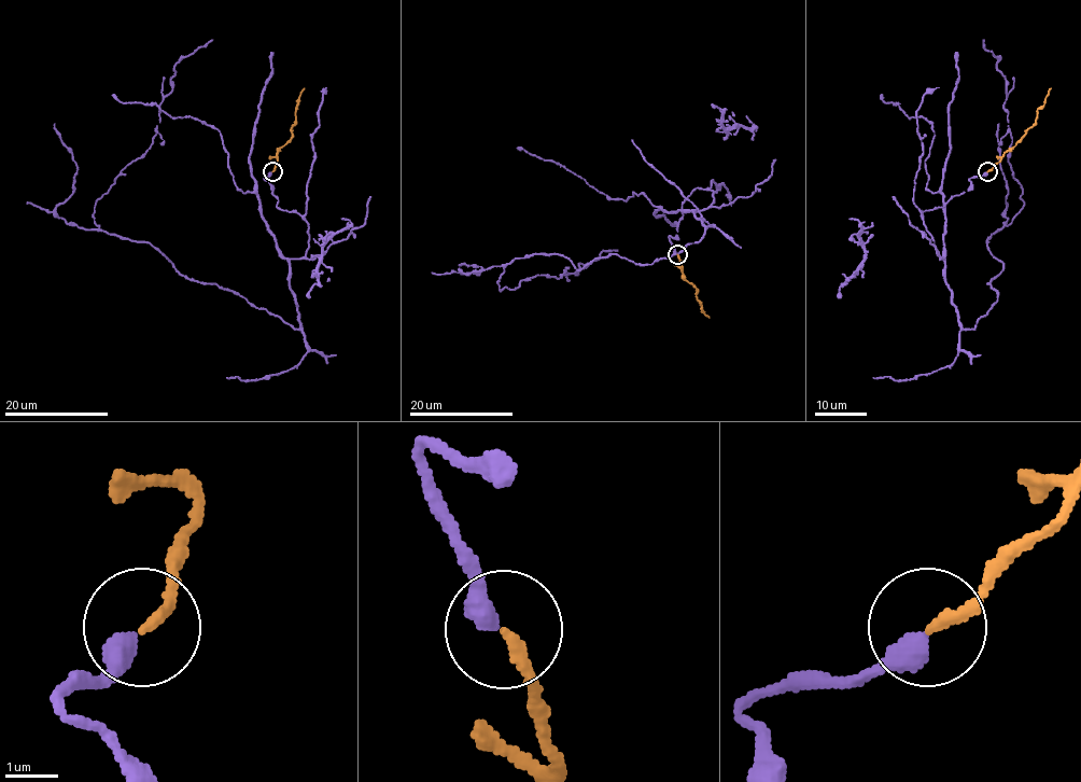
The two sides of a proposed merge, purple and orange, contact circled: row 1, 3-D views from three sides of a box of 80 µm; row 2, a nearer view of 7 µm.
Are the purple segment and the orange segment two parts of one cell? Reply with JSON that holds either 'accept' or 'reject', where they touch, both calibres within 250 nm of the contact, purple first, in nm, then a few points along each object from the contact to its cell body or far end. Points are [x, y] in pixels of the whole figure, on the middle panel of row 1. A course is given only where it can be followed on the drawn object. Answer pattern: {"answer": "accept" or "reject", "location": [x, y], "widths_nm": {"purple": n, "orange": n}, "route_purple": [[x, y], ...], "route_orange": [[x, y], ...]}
{"answer": "accept", "location": [677, 254], "widths_nm": {"purple": 400, "orange": 200}, "route_purple": [[676, 254], [682, 203], [713, 191], [699, 241], [668, 259], [514, 259], [500, 291], [617, 249]], "route_orange": [[676, 254], [682, 274], [696, 288], [696, 298], [709, 318]]}

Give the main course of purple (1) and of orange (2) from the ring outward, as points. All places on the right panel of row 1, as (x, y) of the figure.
1: (987, 172), (922, 212), (964, 329), (998, 301), (987, 240), (1024, 204), (1006, 78), (982, 39)
2: (987, 171), (1035, 122), (1037, 111), (1051, 88)

